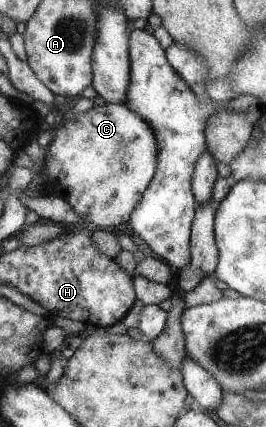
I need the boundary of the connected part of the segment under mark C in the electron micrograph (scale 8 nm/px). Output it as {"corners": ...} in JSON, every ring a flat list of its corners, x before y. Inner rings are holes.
{"corners":[[104,102,63,121,55,129,52,141,46,148,43,173,48,178,46,187,49,190,43,194,53,193,62,197,79,216,82,225,112,232,113,228,127,222,155,174,159,150,153,128,125,104]]}

